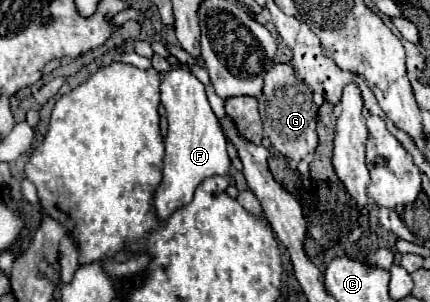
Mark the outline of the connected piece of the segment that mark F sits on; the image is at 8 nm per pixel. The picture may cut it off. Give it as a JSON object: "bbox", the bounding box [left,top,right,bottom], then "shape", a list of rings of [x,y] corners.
{"bbox":[154,66,230,222],"shape":[[[172,66],[160,74],[162,106],[166,108],[168,136],[162,182],[154,190],[154,210],[160,222],[166,222],[182,206],[190,204],[196,188],[212,176],[224,176],[230,168],[230,158],[226,152],[226,138],[214,116],[204,84],[182,66]]]}

